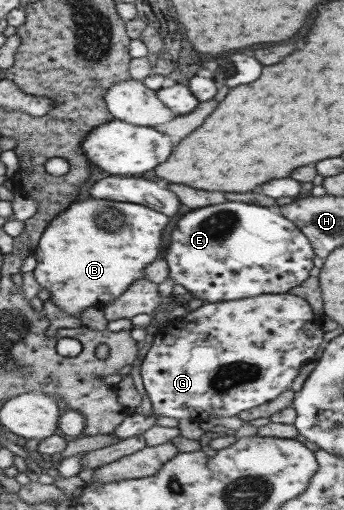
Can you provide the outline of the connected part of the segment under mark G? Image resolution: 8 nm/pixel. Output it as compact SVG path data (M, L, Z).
M291 292L203 303L200 308L188 311L186 316L166 322L154 334L140 364L142 385L148 395L152 415L133 413L113 434L120 438L118 441L143 435L159 417L190 419L193 422L195 417L191 415L199 415L201 422L209 417L235 417L242 411L277 399L292 387L303 367L316 357L315 351L323 341L323 333L321 321L310 301Z

